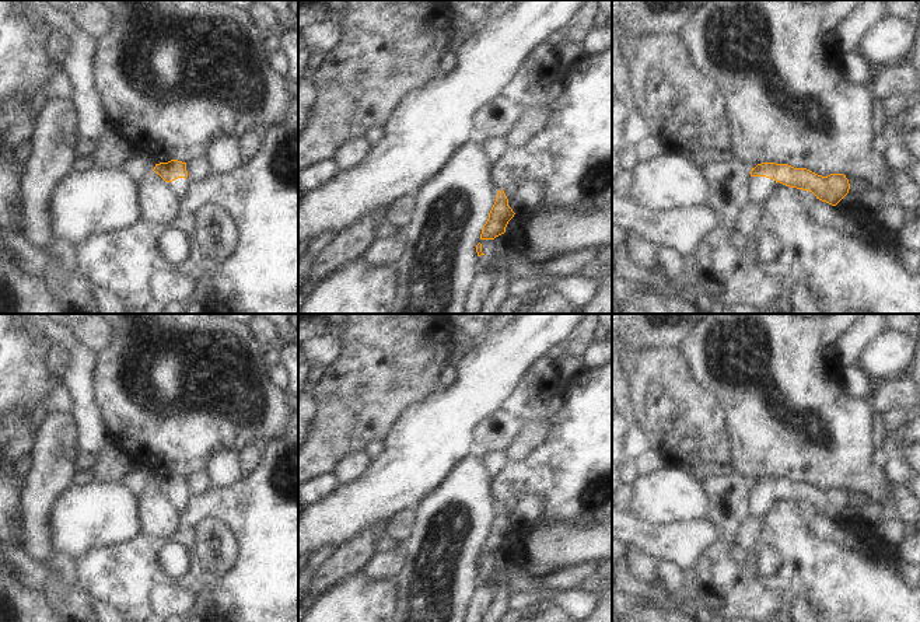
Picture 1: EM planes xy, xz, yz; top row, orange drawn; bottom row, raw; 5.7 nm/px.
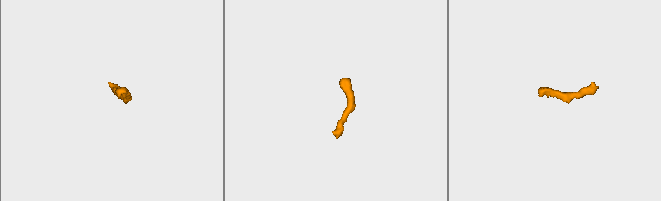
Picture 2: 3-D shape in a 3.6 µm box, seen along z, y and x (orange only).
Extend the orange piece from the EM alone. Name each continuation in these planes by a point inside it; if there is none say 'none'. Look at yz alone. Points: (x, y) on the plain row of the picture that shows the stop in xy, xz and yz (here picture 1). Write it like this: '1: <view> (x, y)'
1: yz (761, 500)

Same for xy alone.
1: xy (179, 500)

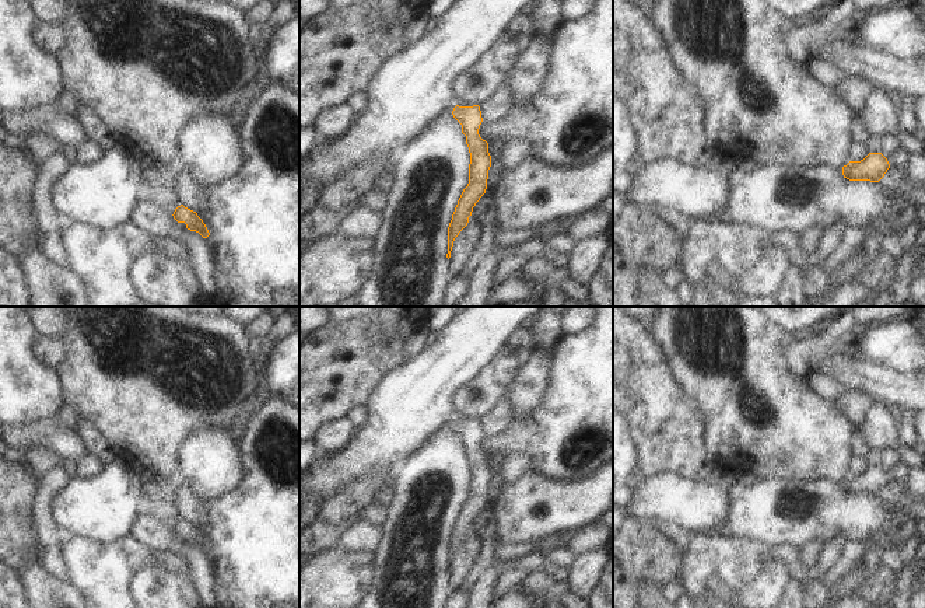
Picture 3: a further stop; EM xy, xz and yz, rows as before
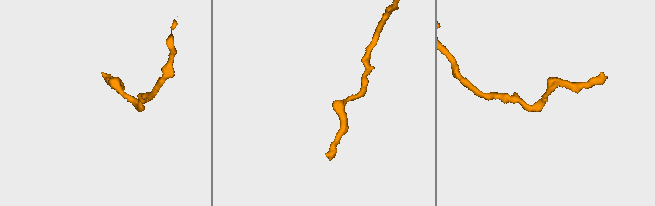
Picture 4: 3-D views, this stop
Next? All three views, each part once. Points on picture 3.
none

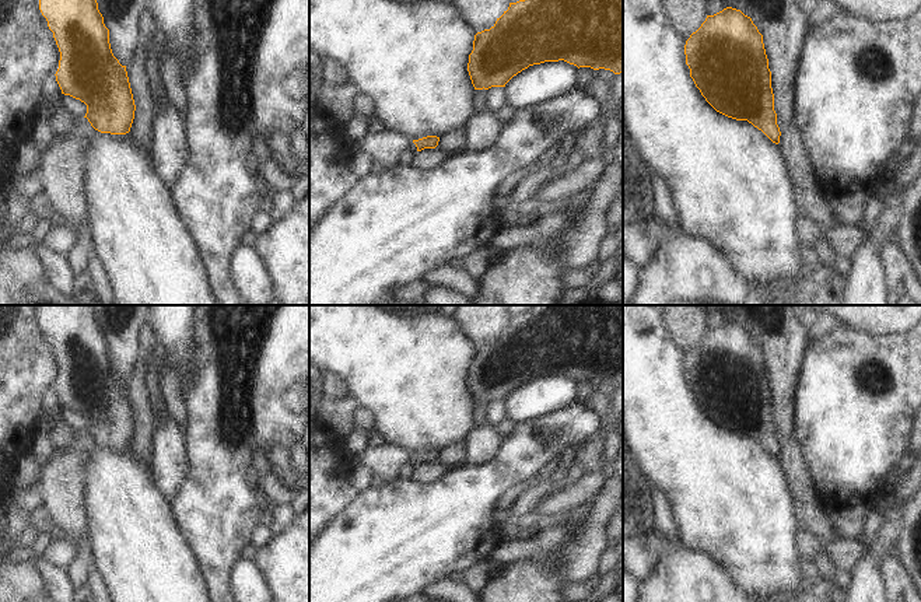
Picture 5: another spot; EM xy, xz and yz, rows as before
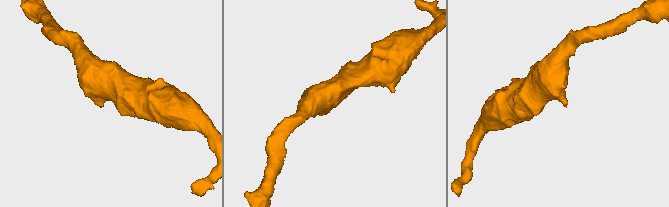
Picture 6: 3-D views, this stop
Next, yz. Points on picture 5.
none

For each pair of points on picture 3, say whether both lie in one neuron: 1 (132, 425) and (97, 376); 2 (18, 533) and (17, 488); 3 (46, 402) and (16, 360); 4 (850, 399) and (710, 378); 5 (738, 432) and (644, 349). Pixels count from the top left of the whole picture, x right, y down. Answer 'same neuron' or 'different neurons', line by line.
1: same neuron
2: same neuron
3: same neuron
4: different neurons
5: different neurons

